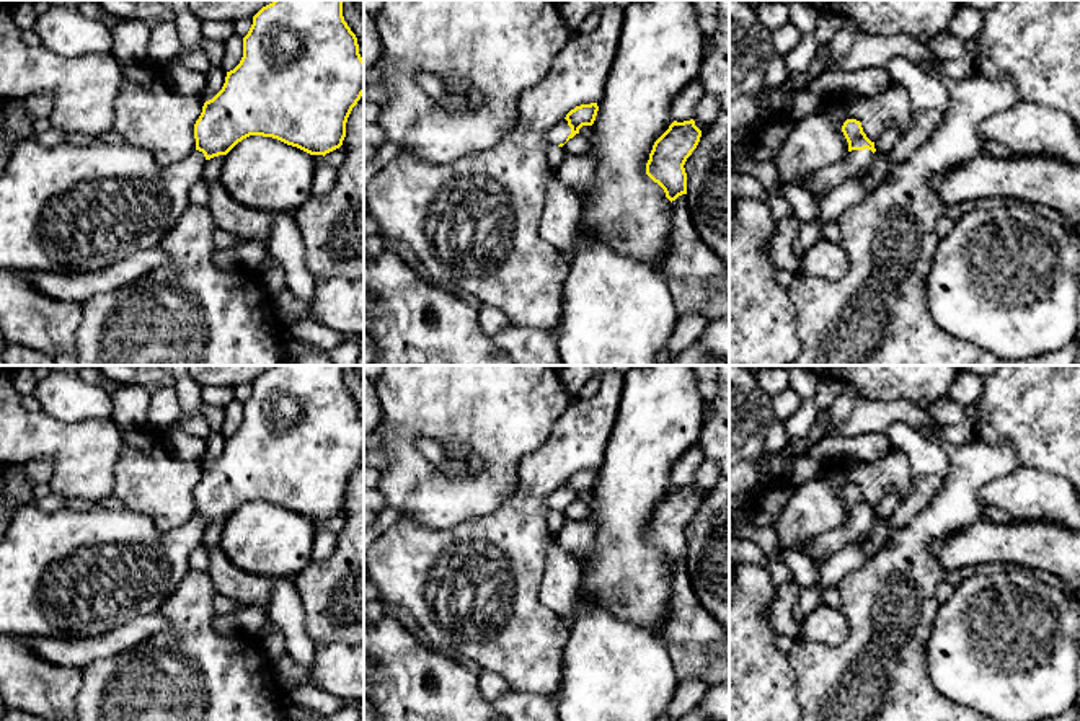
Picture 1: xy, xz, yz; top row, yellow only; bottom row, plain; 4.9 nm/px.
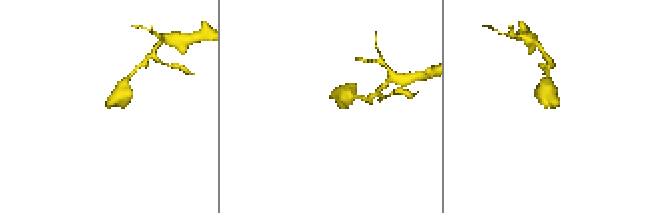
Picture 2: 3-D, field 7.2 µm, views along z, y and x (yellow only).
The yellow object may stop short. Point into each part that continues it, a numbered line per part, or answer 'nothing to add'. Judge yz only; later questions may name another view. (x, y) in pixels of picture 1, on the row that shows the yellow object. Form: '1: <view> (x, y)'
1: yz (855, 165)

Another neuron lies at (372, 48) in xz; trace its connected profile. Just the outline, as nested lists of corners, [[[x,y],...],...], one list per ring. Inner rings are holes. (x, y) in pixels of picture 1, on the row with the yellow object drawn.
[[[364,10],[364,70],[372,69],[382,54],[375,18]]]

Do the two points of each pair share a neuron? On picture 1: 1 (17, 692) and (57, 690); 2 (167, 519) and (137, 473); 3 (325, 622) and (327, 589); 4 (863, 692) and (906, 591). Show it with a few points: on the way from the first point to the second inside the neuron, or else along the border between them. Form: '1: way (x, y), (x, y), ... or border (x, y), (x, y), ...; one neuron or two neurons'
1: way (26, 690), (48, 690); one neuron
2: way (167, 508), (167, 503), (149, 485); one neuron
3: way (325, 614), (327, 597); one neuron
4: way (880, 667), (889, 615); one neuron

